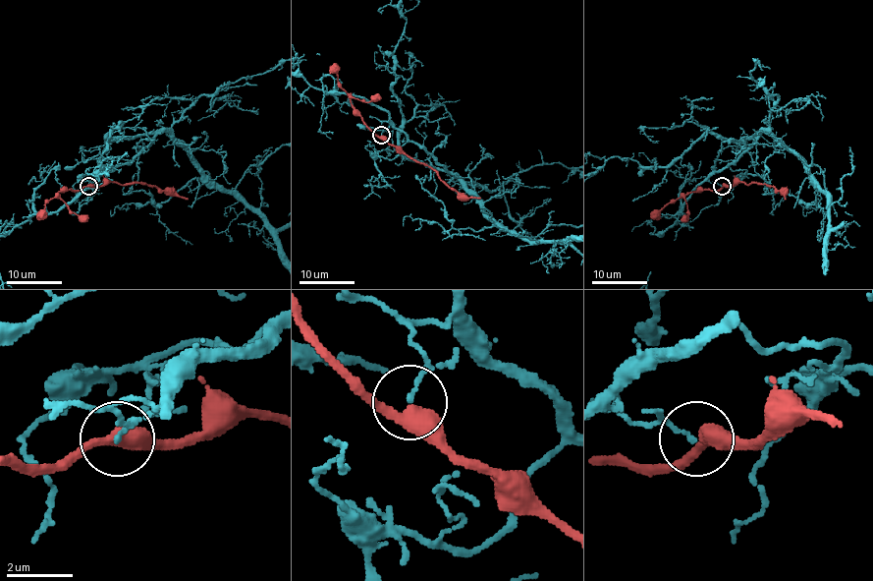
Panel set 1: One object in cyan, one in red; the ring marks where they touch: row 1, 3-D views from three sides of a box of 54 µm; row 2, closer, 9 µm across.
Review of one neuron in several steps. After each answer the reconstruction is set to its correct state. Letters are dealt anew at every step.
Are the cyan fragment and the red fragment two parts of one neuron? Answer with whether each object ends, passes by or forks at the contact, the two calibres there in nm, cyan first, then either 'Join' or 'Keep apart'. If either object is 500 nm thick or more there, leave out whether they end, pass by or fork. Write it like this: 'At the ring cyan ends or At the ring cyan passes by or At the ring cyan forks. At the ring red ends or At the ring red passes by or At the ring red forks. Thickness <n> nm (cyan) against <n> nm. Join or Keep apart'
At the ring cyan ends. At the ring red passes by. Thickness 130 nm (cyan) against 440 nm. Keep apart

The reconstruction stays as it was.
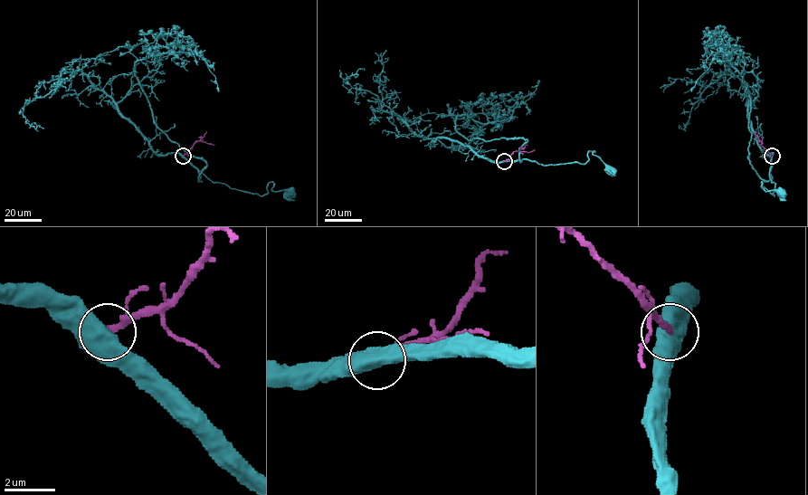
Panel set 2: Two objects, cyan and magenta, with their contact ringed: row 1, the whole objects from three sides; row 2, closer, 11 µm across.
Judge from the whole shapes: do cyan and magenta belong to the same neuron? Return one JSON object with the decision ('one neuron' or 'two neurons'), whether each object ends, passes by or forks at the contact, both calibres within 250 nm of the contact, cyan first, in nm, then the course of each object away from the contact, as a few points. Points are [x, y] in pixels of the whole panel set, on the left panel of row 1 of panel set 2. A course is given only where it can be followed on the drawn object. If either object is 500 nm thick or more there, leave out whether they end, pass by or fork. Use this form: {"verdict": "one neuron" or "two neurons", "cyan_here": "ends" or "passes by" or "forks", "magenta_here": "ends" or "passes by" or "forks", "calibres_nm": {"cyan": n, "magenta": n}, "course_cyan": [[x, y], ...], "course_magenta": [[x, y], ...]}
{"verdict": "two neurons", "calibres_nm": {"cyan": 650, "magenta": 240}, "course_cyan": [[183, 156], [214, 182], [231, 188], [263, 195], [272, 182], [273, 191], [289, 192]], "course_magenta": [[183, 156], [195, 142], [213, 144]]}

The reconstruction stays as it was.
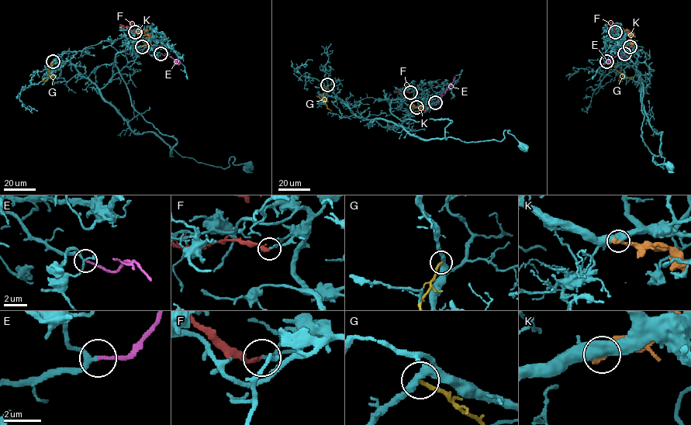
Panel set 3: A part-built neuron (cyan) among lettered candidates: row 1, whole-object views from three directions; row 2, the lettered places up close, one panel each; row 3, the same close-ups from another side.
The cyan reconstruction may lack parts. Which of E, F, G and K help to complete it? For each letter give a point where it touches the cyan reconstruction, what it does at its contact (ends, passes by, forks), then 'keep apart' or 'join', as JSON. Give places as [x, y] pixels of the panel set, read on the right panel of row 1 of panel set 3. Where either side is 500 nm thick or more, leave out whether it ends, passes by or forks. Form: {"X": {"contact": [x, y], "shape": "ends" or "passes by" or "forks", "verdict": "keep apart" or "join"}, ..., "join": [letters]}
{"E": {"contact": [624, 53], "shape": "ends", "verdict": "join"}, "F": {"contact": [615, 32], "shape": "ends", "verdict": "keep apart"}, "G": {"contact": [606, 61], "shape": "ends", "verdict": "keep apart"}, "K": {"contact": [630, 46], "verdict": "keep apart"}, "join": ["E"]}

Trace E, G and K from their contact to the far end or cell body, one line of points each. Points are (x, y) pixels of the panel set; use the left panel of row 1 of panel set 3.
E: (160, 53), (167, 54), (178, 64), (178, 60)
G: (53, 61), (47, 72), (52, 77), (57, 77)
K: (141, 46), (148, 44), (148, 36), (144, 32), (138, 32), (137, 35)

